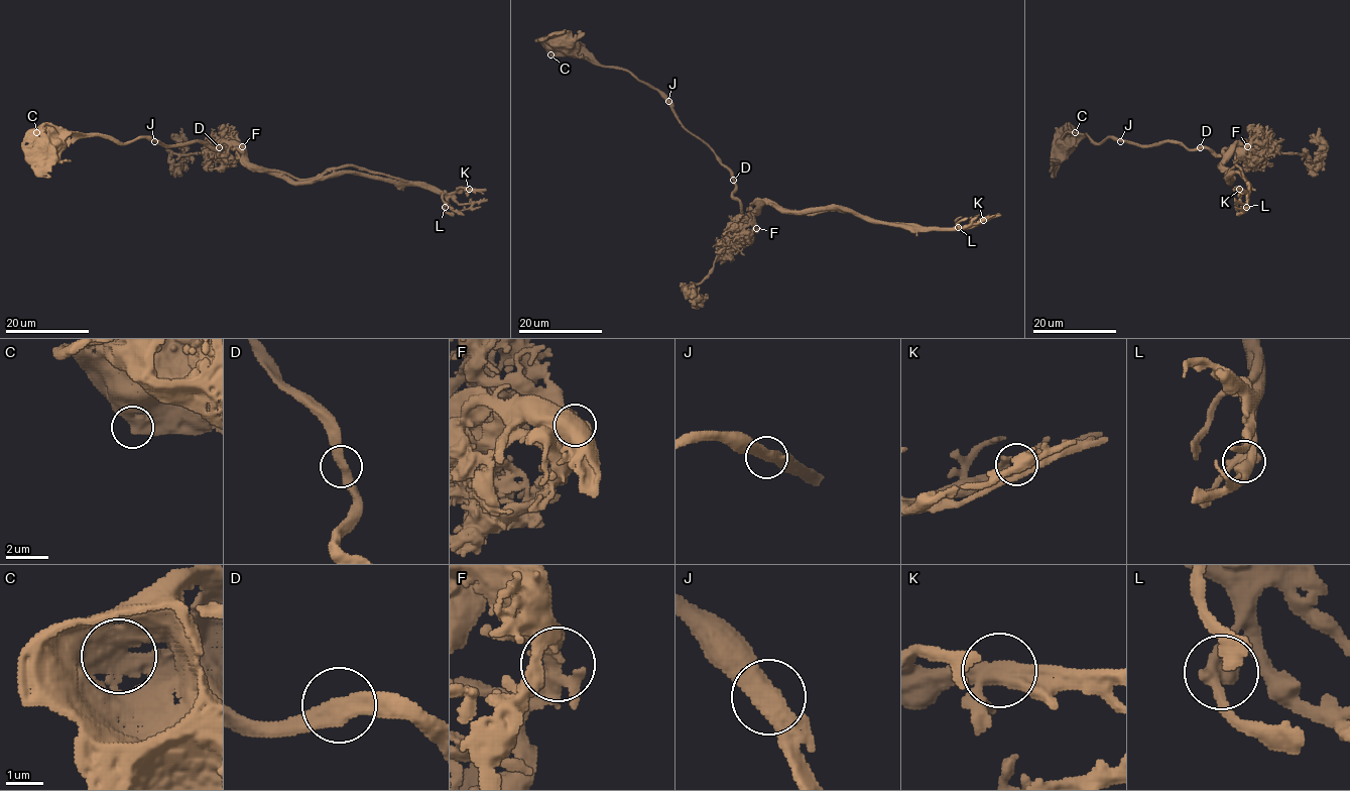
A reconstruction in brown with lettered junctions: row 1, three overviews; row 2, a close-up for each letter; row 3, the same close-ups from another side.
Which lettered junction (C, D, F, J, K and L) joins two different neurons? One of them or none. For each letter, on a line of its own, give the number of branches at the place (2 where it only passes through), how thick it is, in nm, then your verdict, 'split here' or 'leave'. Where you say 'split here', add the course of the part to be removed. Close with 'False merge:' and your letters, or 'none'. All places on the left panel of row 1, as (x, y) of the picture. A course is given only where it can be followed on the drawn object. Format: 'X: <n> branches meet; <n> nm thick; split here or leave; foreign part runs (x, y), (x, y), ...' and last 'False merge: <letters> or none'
C: 2 branches meet; 480 nm thick; leave
D: 2 branches meet; 460 nm thick; leave
F: 3 branches meet; 400 nm thick; leave
J: 2 branches meet; 480 nm thick; leave
K: 4 branches meet; 400 nm thick; split here; foreign part runs (469, 189), (354, 165), (293, 179), (250, 170), (226, 142), (170, 162), (186, 151), (171, 135)
L: 2 branches meet; 440 nm thick; leave
False merge: K

